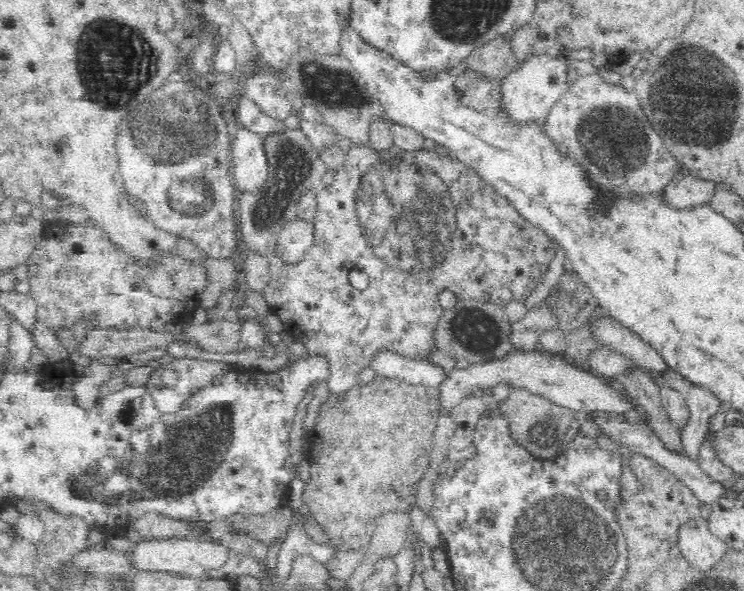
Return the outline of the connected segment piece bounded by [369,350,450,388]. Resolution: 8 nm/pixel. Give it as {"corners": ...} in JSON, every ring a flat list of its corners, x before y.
{"corners":[[379,351,375,353,370,368,374,369,379,377,384,377,386,379,402,379,412,386,429,386,438,388,441,384,444,384,448,380,448,374,442,367,432,365,432,362,429,362,426,359,414,359,410,357,402,356,393,351]]}

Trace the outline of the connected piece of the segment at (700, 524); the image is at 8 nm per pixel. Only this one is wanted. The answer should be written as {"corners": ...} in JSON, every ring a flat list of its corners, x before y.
{"corners":[[698,513,679,526,675,545,698,570,712,569,726,554,726,544,711,531,709,521]]}

